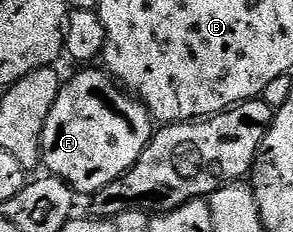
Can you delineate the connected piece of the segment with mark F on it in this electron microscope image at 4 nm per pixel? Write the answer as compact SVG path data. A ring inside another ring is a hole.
M86 67L72 79L68 78L60 88L58 99L54 101L50 116L43 127L42 147L40 148L41 164L53 177L62 178L73 192L86 197L102 191L110 183L114 183L142 155L154 132L154 118L140 101L125 91L103 68Z

